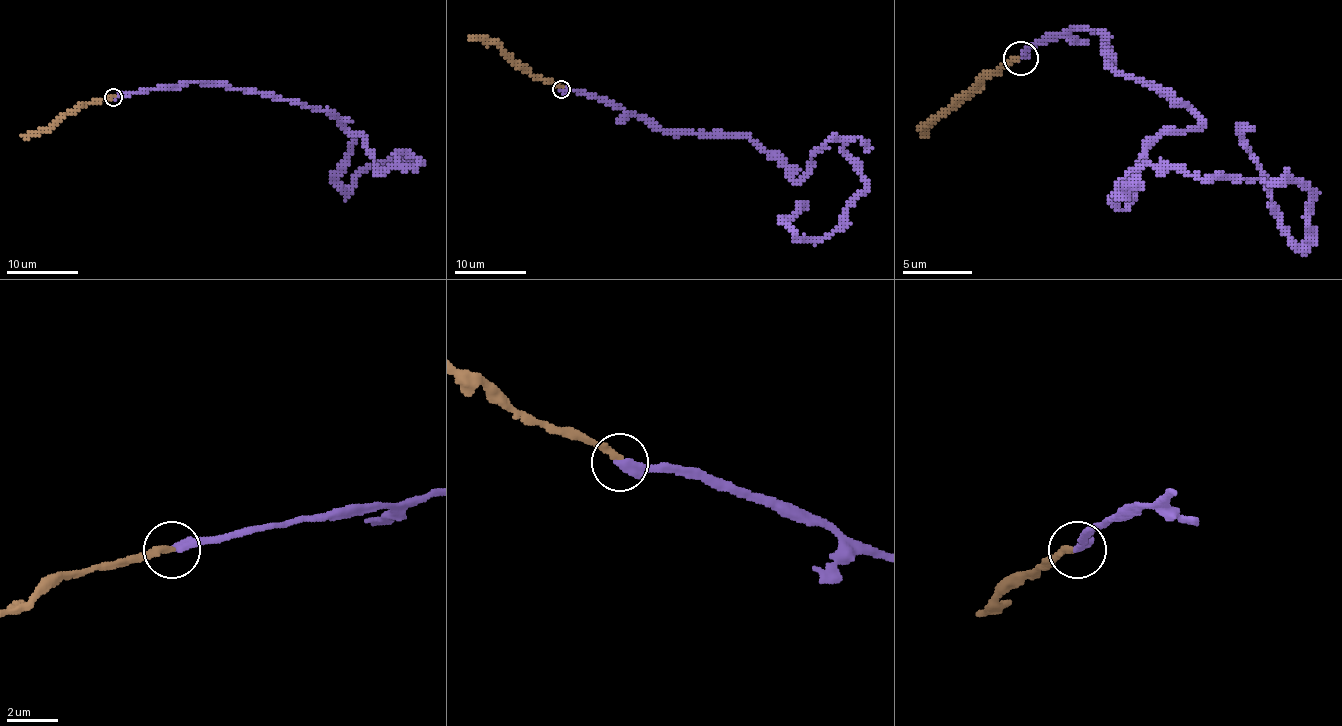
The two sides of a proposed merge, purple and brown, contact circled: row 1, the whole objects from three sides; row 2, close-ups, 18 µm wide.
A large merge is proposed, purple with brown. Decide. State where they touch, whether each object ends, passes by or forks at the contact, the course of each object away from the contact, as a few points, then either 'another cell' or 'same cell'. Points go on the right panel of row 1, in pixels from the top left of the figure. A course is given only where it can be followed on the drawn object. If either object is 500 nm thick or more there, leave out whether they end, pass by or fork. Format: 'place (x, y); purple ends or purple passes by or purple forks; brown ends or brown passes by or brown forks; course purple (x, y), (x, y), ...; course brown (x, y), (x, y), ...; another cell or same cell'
place (1021, 58); purple ends; brown ends; course purple (1022, 57), (1094, 30), (1202, 120), (1122, 210), (1146, 165), (1285, 178), (1299, 244), (1236, 123); course brown (1018, 57), (990, 75), (977, 88), (963, 92), (921, 133); same cell

